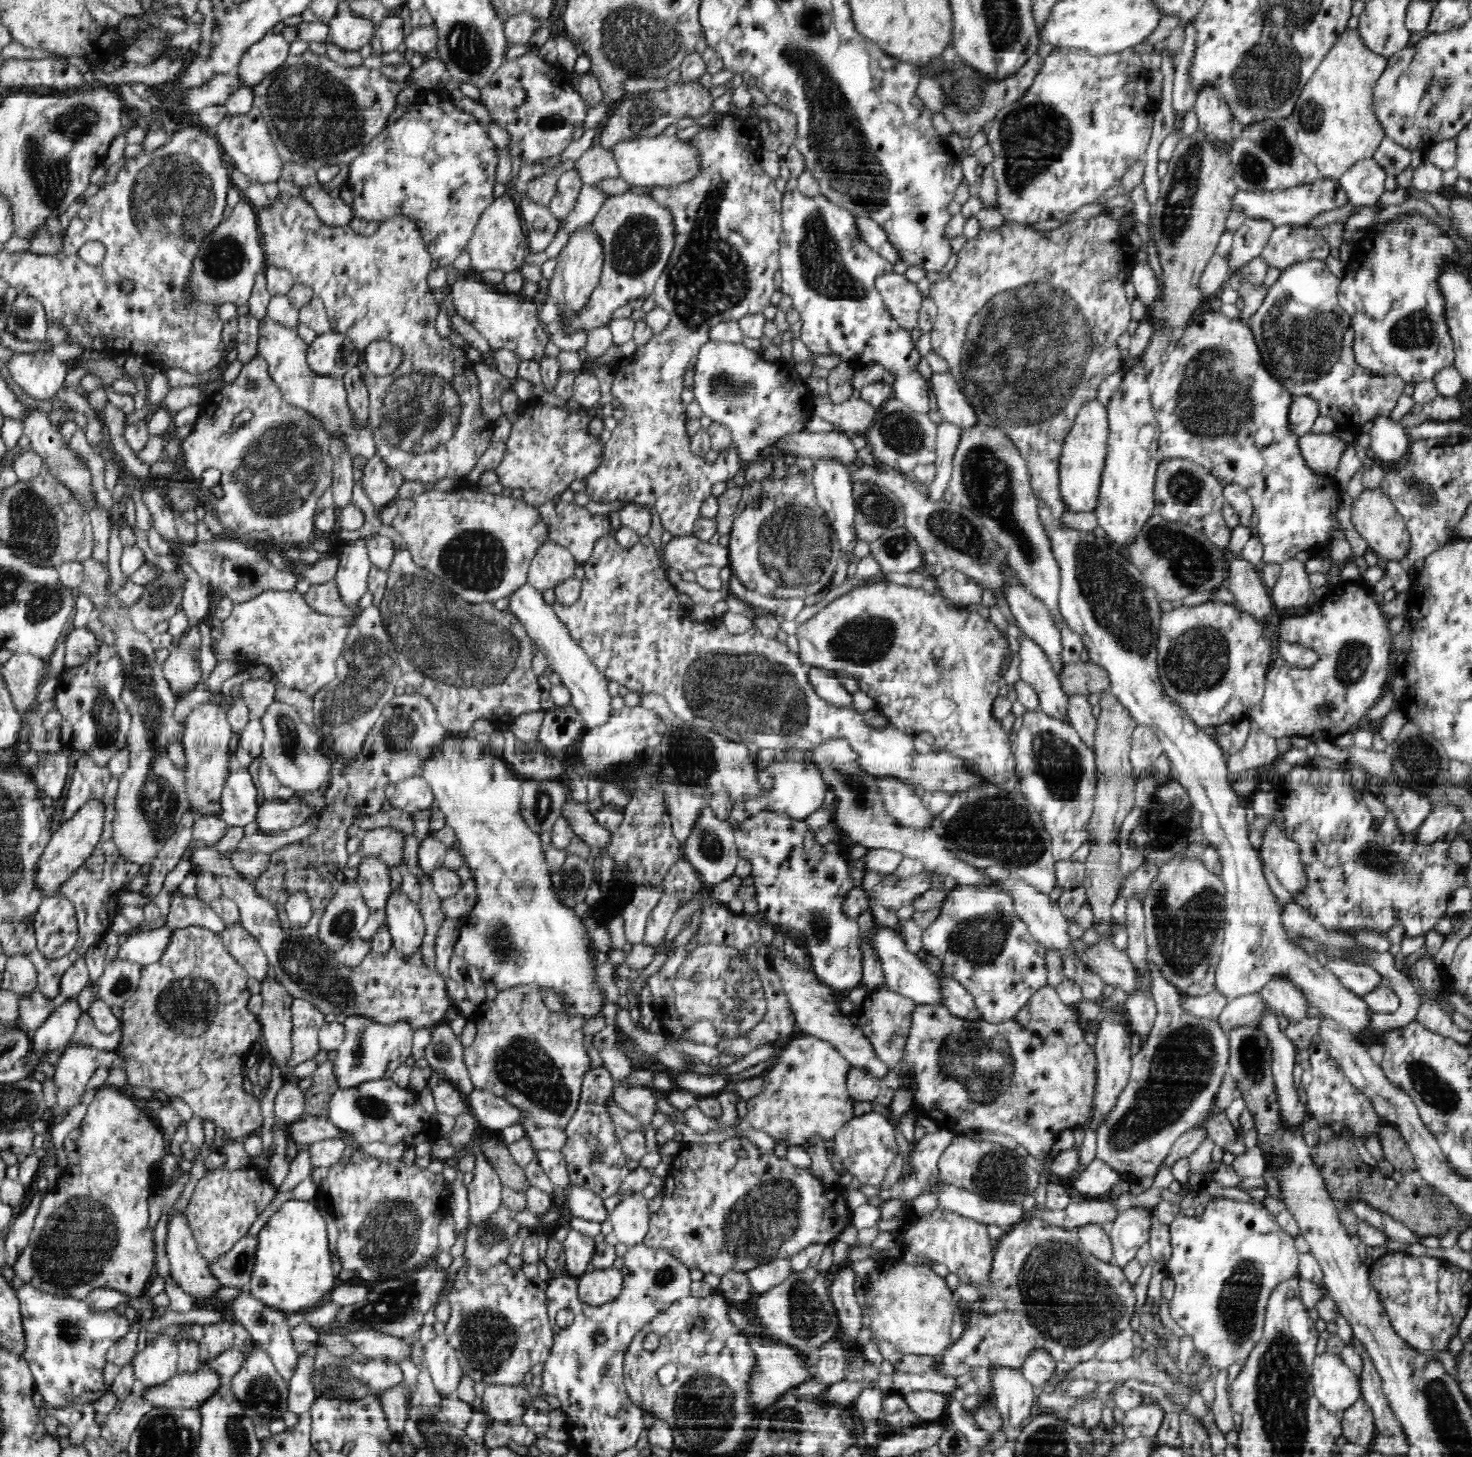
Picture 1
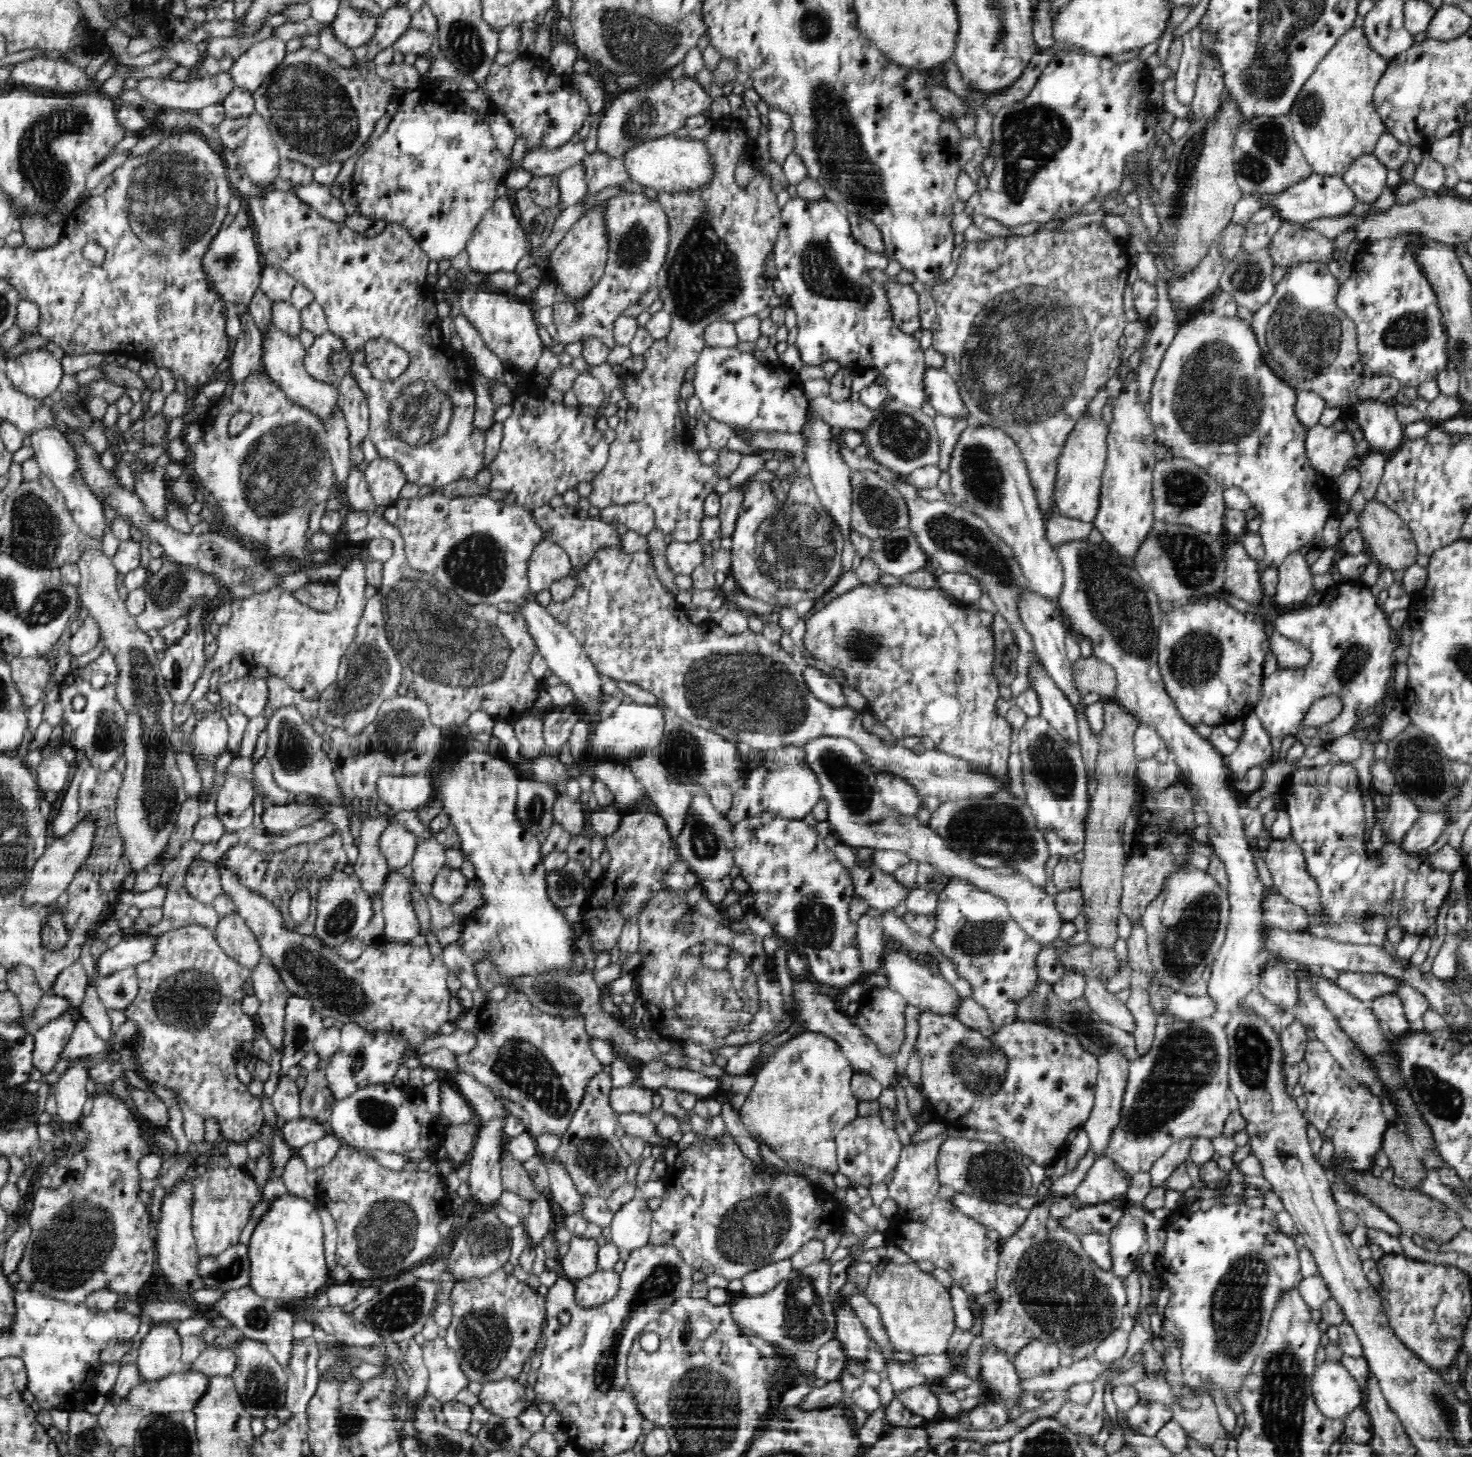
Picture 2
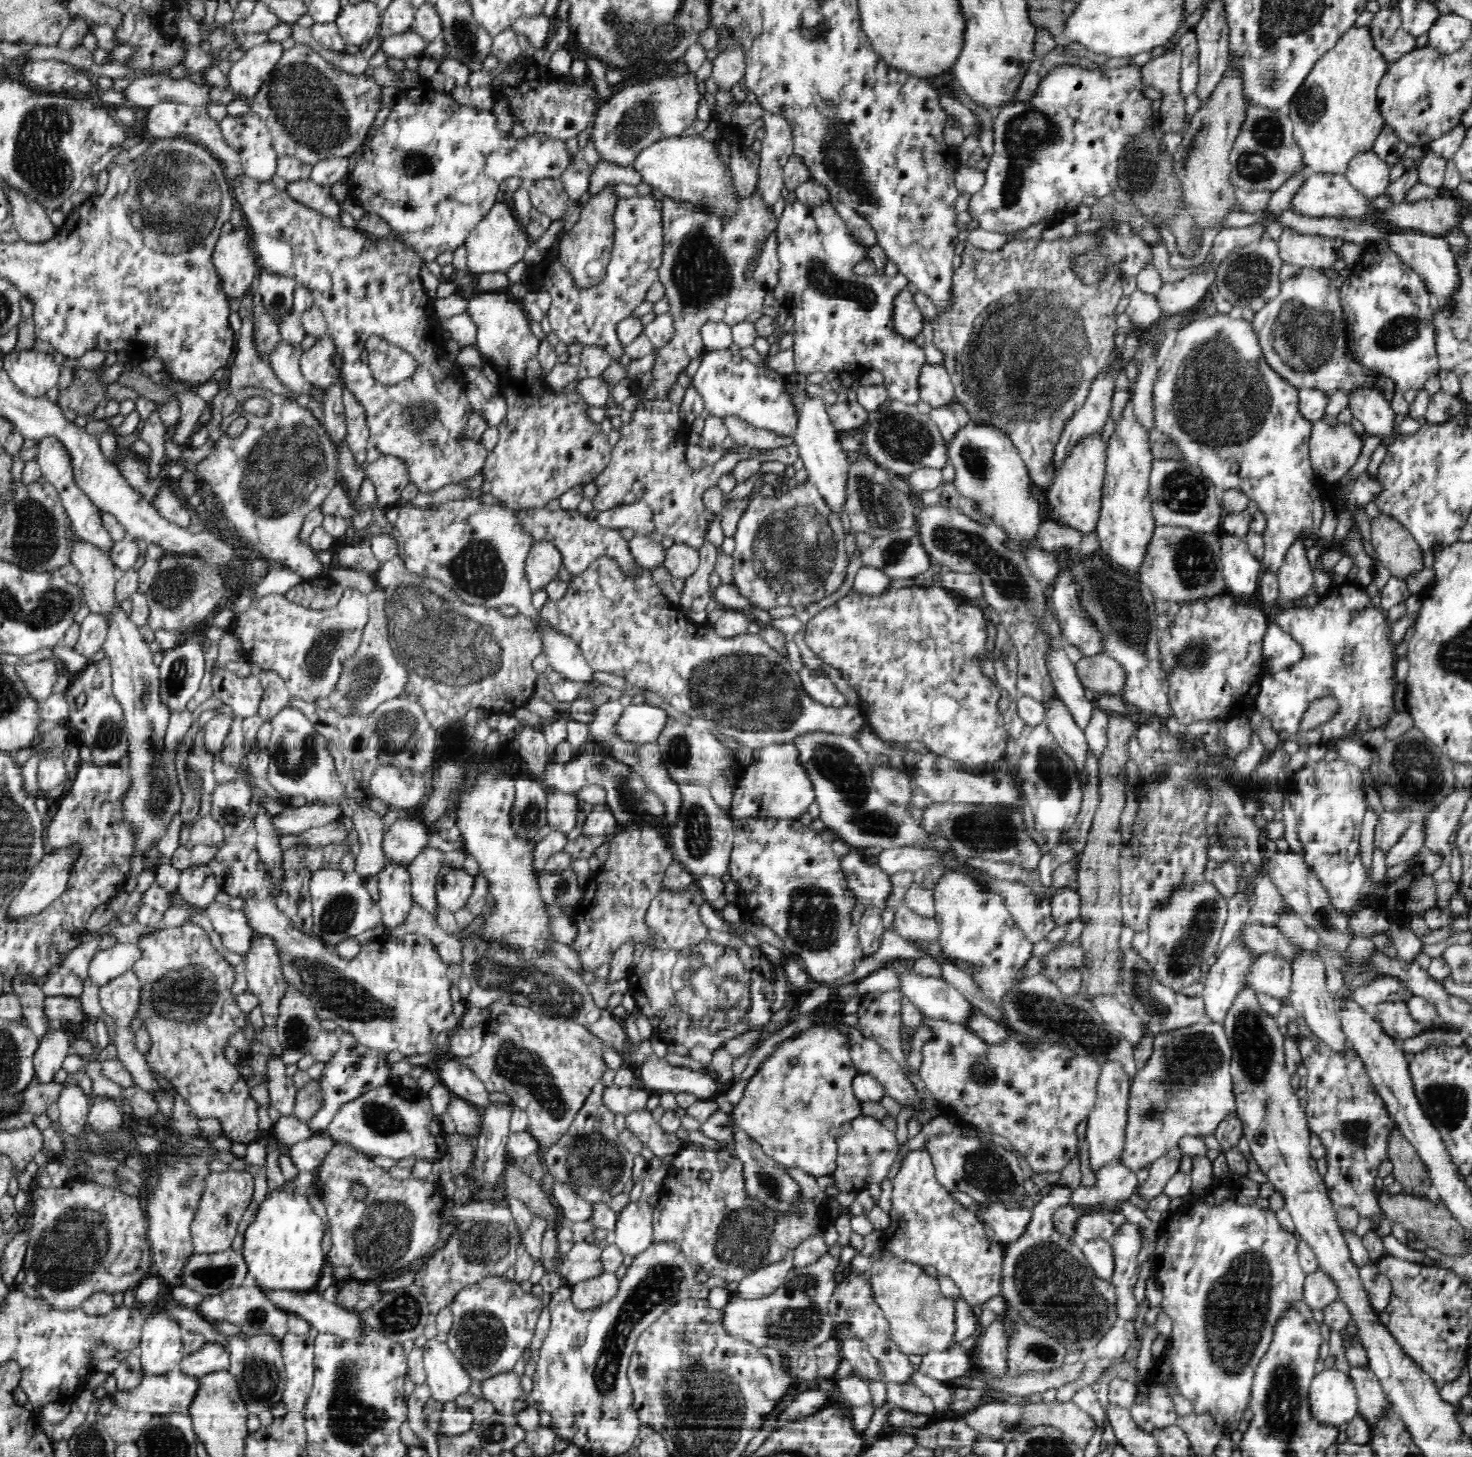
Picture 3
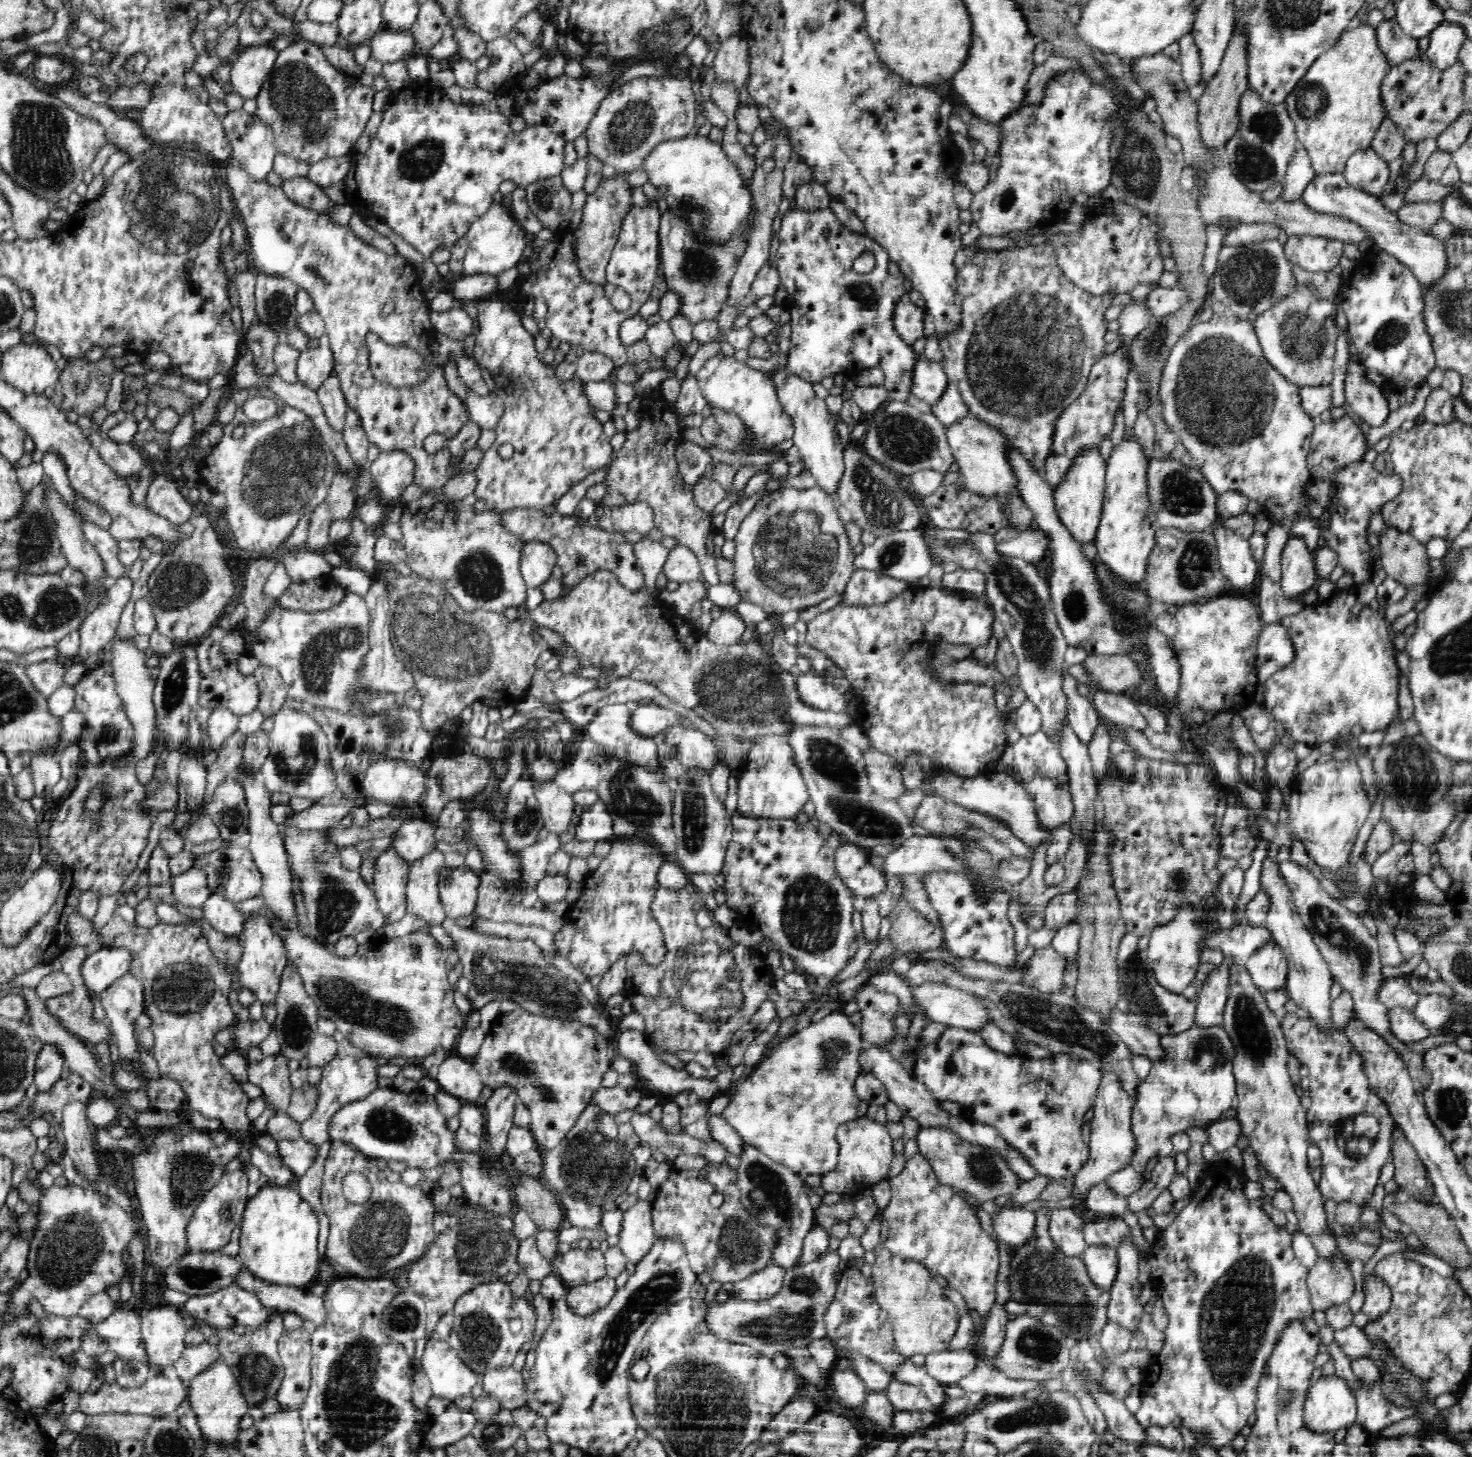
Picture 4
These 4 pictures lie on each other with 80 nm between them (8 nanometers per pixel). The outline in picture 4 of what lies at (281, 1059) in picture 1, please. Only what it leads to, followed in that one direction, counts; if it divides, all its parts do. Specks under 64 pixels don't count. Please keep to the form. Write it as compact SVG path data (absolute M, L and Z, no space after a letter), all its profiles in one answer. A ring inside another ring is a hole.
M254 913L246 918L244 926L244 938L242 940L243 956L239 962L239 972L235 975L232 989L246 988L256 994L263 1006L263 1018L269 1024L273 1024L277 1017L275 1007L278 992L281 991L282 974L288 966L287 951L283 940L275 935L268 927L268 921L262 917L262 913ZM254 914L257 914L254 917Z

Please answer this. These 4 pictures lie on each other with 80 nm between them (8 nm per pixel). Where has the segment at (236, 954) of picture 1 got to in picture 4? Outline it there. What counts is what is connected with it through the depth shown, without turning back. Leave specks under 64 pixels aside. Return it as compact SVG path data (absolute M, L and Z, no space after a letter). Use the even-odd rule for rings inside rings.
M212 893L202 909L204 918L212 929L230 936L233 940L239 938L242 941L246 918L238 912L236 906L236 903L228 901L222 893Z

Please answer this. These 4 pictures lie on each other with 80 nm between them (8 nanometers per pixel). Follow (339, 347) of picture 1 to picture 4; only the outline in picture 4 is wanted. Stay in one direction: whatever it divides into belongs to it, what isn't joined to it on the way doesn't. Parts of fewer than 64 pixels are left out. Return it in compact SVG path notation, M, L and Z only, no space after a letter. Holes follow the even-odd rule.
M323 340L319 347L301 351L297 360L297 379L306 388L316 390L334 368L332 349L327 340Z

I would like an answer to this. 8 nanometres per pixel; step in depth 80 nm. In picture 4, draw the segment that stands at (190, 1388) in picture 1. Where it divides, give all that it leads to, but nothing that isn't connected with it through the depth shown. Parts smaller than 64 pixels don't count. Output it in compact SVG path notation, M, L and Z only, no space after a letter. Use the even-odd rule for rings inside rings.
M150 1372L148 1380L144 1381L139 1388L122 1388L117 1382L105 1382L102 1379L102 1386L94 1392L86 1391L80 1393L80 1402L78 1411L86 1415L92 1415L98 1418L100 1415L107 1413L126 1413L134 1412L134 1414L148 1414L148 1416L161 1416L174 1414L185 1400L189 1400L190 1386L184 1386L181 1377L176 1380L168 1378L165 1375Z

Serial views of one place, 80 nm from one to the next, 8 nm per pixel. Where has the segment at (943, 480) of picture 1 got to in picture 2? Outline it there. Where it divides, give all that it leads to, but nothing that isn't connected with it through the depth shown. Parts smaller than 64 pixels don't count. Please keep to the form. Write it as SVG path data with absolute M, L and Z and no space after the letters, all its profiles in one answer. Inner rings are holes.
M936 413L934 423L937 429L940 446L940 459L938 468L941 473L950 470L950 462L952 454L956 448L956 444L960 439L960 434L966 430L967 420L954 420L950 416Z

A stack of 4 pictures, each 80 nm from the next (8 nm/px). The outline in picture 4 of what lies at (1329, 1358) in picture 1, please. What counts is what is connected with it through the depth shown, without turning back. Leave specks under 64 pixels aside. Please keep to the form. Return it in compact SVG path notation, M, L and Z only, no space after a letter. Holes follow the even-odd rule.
M1324 1376L1306 1396L1306 1426L1318 1433L1348 1428L1357 1418L1356 1398L1338 1376Z

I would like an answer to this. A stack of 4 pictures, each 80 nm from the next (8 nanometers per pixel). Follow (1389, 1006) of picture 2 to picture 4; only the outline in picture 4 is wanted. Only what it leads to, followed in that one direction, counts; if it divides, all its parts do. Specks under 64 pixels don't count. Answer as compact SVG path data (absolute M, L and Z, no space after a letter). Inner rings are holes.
M1388 1008L1390 1031L1402 1043L1415 1043L1432 1035L1428 1027L1405 1008Z

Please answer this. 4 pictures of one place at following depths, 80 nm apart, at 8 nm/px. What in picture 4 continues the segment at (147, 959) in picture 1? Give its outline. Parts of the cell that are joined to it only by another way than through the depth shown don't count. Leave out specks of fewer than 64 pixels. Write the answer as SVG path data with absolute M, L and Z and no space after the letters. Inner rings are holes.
M102 947L82 962L82 979L86 987L100 997L129 972L132 960L134 956L128 949Z

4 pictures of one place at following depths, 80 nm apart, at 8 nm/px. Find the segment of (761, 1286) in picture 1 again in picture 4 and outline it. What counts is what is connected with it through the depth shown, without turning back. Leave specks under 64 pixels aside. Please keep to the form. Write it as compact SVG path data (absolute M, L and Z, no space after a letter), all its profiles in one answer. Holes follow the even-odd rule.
M770 1263L766 1268L733 1283L731 1295L744 1300L766 1300L782 1288L785 1269Z

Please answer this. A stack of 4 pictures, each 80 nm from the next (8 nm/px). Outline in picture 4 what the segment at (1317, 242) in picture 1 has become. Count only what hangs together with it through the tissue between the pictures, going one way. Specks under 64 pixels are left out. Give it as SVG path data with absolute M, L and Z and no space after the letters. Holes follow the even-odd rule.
M1288 235L1283 244L1283 256L1287 262L1308 272L1334 270L1342 255L1343 243L1324 237Z

